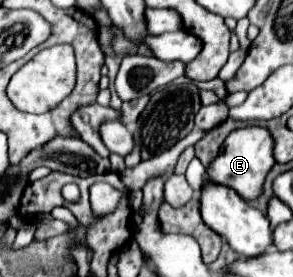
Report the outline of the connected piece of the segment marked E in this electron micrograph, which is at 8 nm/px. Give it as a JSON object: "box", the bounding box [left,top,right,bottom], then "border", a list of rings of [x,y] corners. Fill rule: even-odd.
{"box":[205,126,275,200],"border":[[[259,126],[241,128],[241,130],[231,132],[225,138],[221,152],[213,158],[213,164],[209,164],[209,168],[205,168],[205,182],[233,188],[243,200],[253,200],[261,194],[263,180],[273,164],[275,164],[275,158],[273,158],[271,134]]]}

